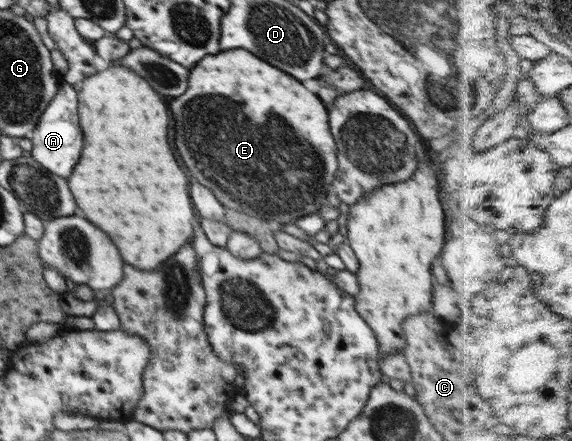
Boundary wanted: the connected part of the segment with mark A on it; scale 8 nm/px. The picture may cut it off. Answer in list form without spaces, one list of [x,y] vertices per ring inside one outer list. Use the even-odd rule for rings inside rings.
[[[69,83],[61,84],[59,91],[49,101],[39,122],[29,134],[33,144],[32,158],[44,169],[57,174],[57,176],[63,176],[63,178],[69,178],[73,166],[79,160],[81,148],[83,148],[83,134],[81,134],[81,126],[77,122],[77,108],[78,93]]]

